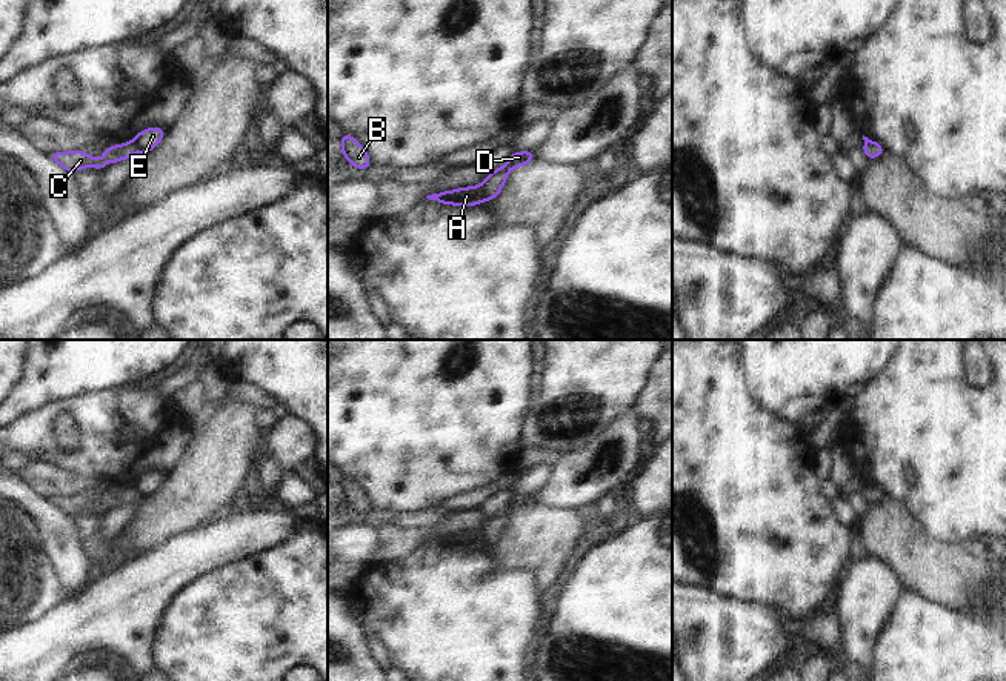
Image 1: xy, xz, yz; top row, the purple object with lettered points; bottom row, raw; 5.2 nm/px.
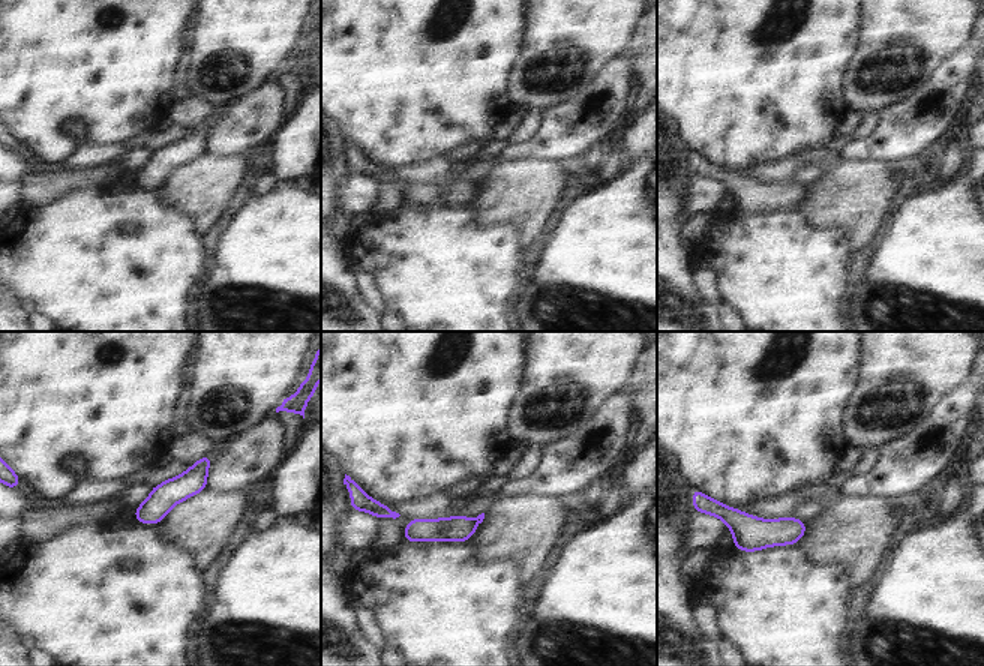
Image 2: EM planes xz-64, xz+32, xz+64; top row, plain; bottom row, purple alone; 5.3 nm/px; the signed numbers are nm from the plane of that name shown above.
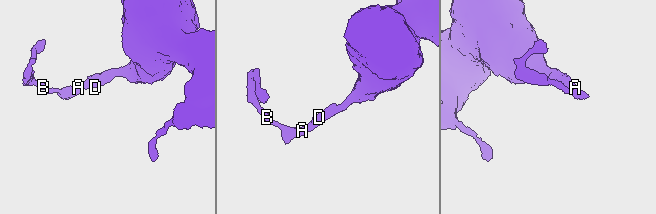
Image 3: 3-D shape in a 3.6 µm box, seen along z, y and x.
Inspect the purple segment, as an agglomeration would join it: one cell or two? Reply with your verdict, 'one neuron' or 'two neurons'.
two neurons

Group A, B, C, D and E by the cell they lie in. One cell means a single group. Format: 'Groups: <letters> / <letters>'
Groups: A B C / D E.

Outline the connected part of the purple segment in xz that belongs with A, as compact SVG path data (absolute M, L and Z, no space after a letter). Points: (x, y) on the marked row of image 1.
M480 186L454 189L449 192L438 192L428 195L426 198L437 200L441 204L458 204L458 206L481 204L486 200Z

